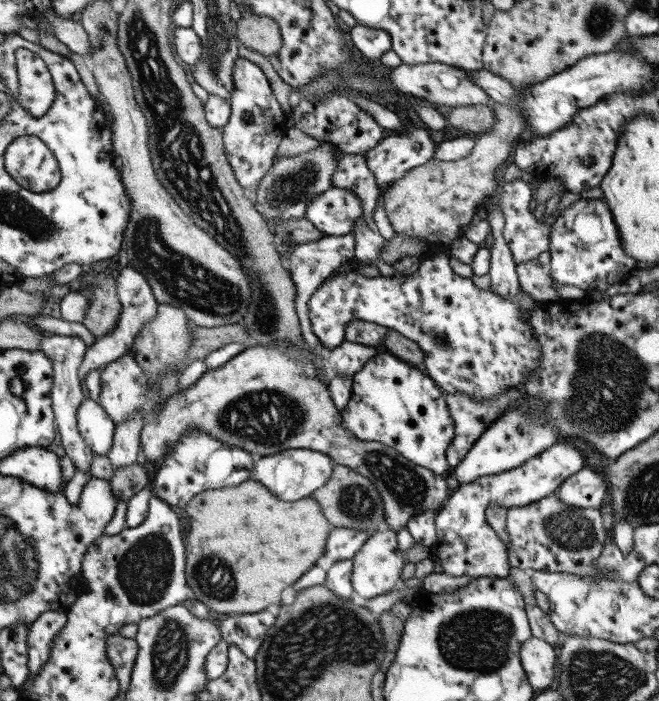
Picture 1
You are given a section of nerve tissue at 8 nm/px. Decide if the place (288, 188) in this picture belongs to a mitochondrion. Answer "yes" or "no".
yes

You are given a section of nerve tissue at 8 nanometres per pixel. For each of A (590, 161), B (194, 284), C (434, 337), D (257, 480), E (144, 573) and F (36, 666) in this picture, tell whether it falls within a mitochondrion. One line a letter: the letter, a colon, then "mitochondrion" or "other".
A: other
B: mitochondrion
C: mitochondrion
D: other
E: mitochondrion
F: other

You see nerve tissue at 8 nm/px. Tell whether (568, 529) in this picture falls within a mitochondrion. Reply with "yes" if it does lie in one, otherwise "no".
yes

